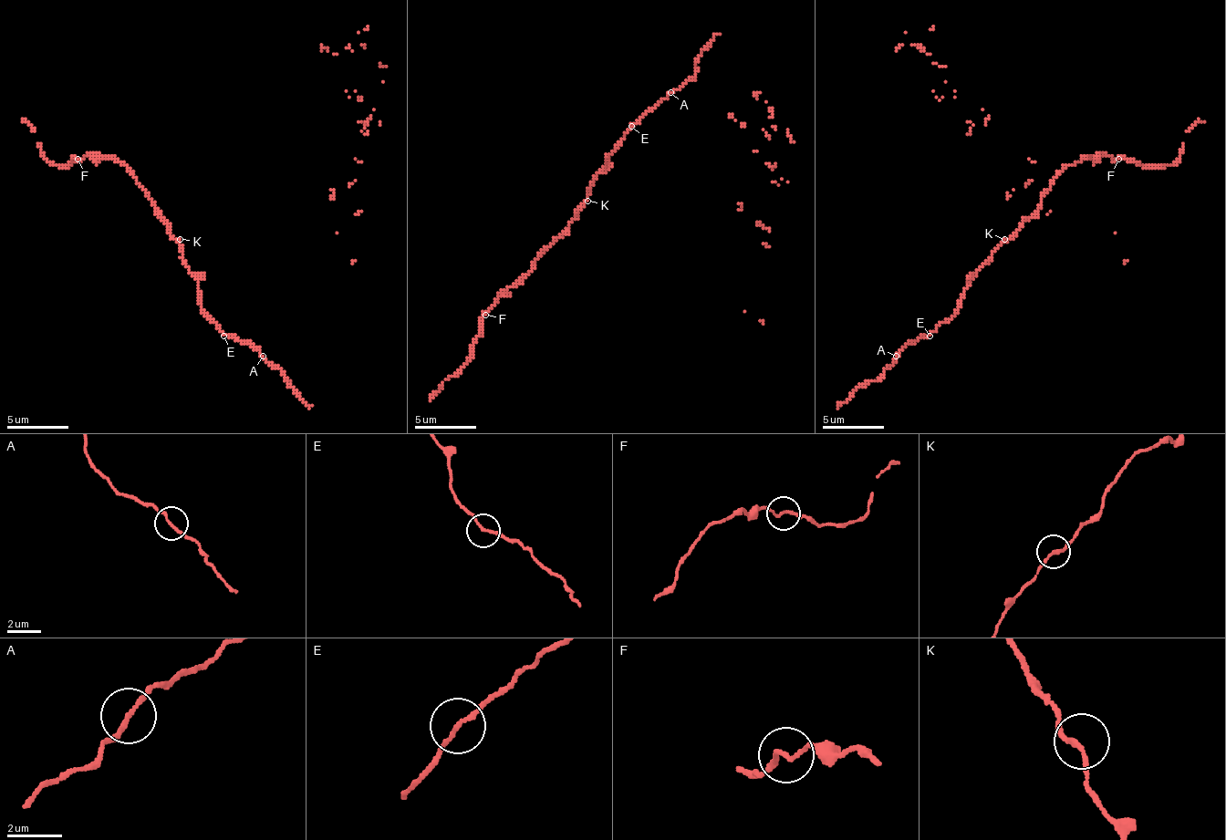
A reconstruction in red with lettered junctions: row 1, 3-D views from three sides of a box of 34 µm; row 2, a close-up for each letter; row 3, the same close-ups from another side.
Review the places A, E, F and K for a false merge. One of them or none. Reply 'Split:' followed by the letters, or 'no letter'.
Split: no letter

